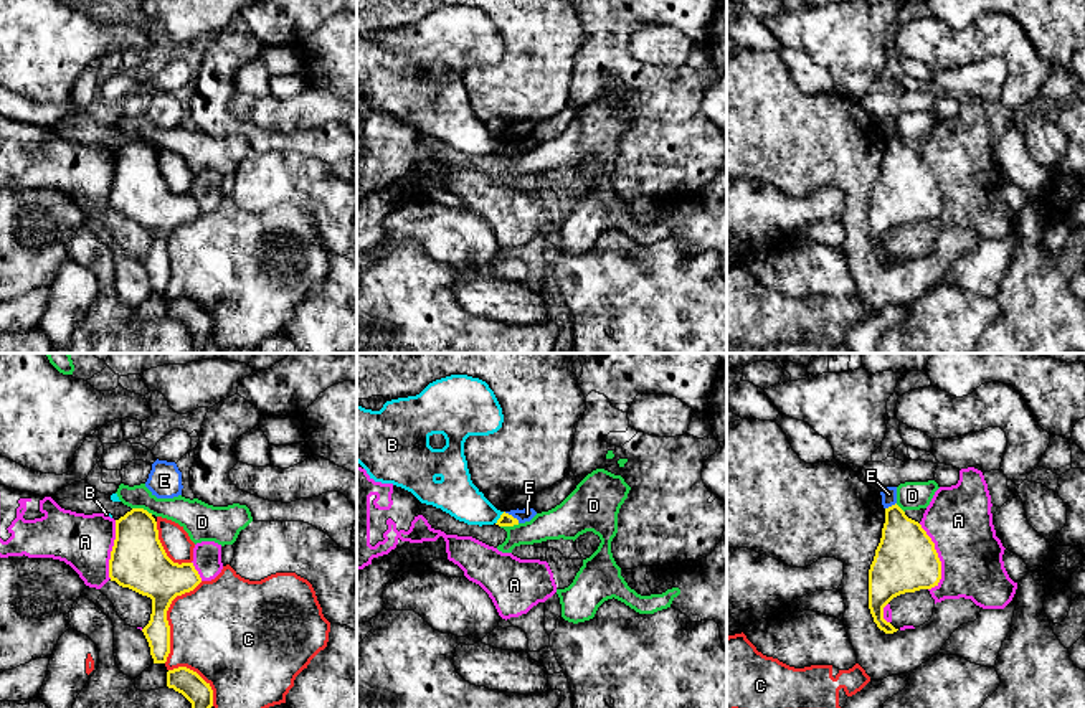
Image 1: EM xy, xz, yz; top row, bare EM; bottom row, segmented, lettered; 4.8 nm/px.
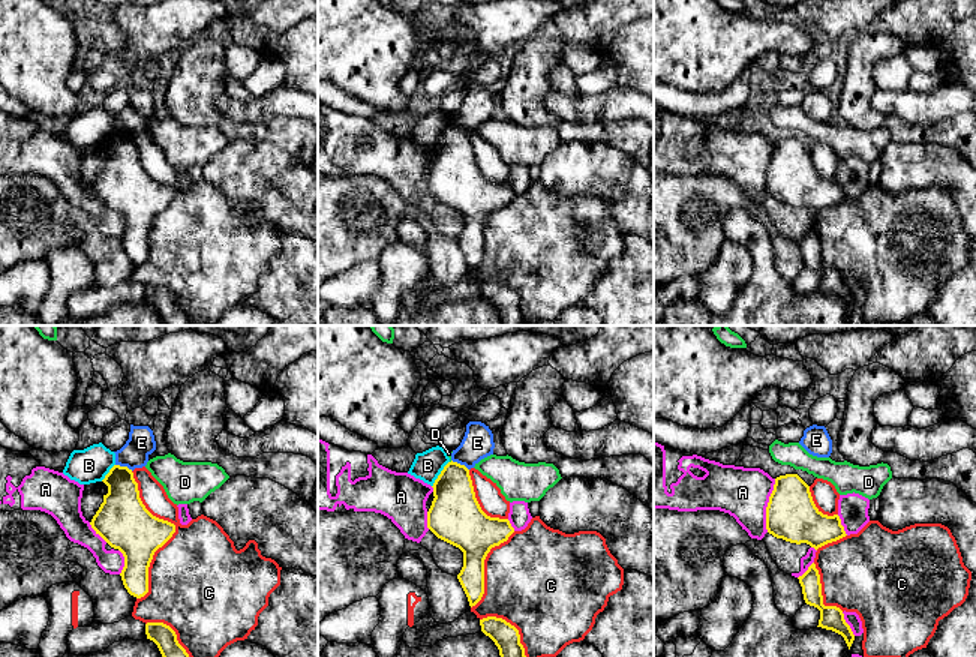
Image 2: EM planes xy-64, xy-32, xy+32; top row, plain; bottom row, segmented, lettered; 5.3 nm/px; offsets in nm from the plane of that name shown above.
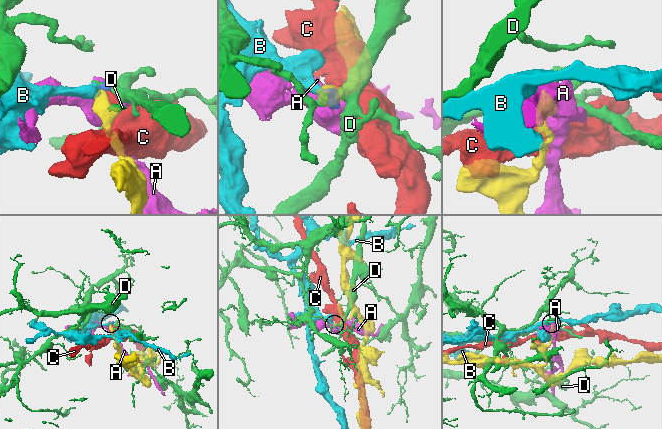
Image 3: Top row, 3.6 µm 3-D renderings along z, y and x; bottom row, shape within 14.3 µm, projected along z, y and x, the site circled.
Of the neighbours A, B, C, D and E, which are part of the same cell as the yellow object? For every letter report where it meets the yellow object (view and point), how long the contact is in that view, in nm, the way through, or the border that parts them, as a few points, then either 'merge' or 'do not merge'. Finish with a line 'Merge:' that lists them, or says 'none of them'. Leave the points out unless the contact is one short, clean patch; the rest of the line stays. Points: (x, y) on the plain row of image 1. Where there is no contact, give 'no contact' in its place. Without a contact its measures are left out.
A: contact yz (937, 187); length 340 nm; do not merge
B: contact xz (499, 149); length 80 nm; border xz (504, 142), (496, 154); do not merge
C: contact xy (165, 248); length 440 nm; do not merge
D: contact xy (142, 139); length 110 nm; do not merge
E: contact xz (511, 146); length 90 nm; border xz (504, 142), (519, 152); do not merge
Merge: none of them

